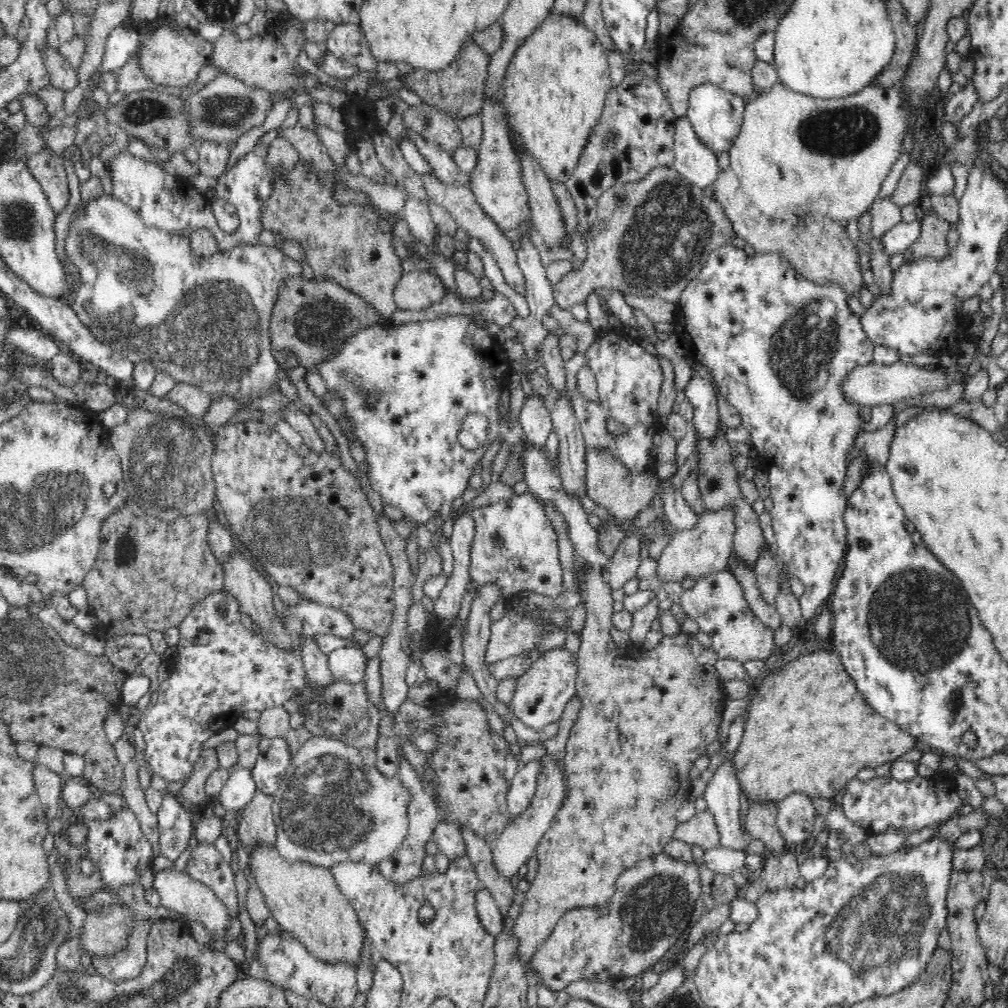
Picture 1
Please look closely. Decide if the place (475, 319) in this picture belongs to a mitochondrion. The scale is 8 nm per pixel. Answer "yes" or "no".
no

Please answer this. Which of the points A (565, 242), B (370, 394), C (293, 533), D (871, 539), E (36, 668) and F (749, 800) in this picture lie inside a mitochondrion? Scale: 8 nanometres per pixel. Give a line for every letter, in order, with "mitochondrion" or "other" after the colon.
A: other
B: mitochondrion
C: mitochondrion
D: other
E: mitochondrion
F: other

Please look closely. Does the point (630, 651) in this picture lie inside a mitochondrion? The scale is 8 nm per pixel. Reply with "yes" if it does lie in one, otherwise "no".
no

